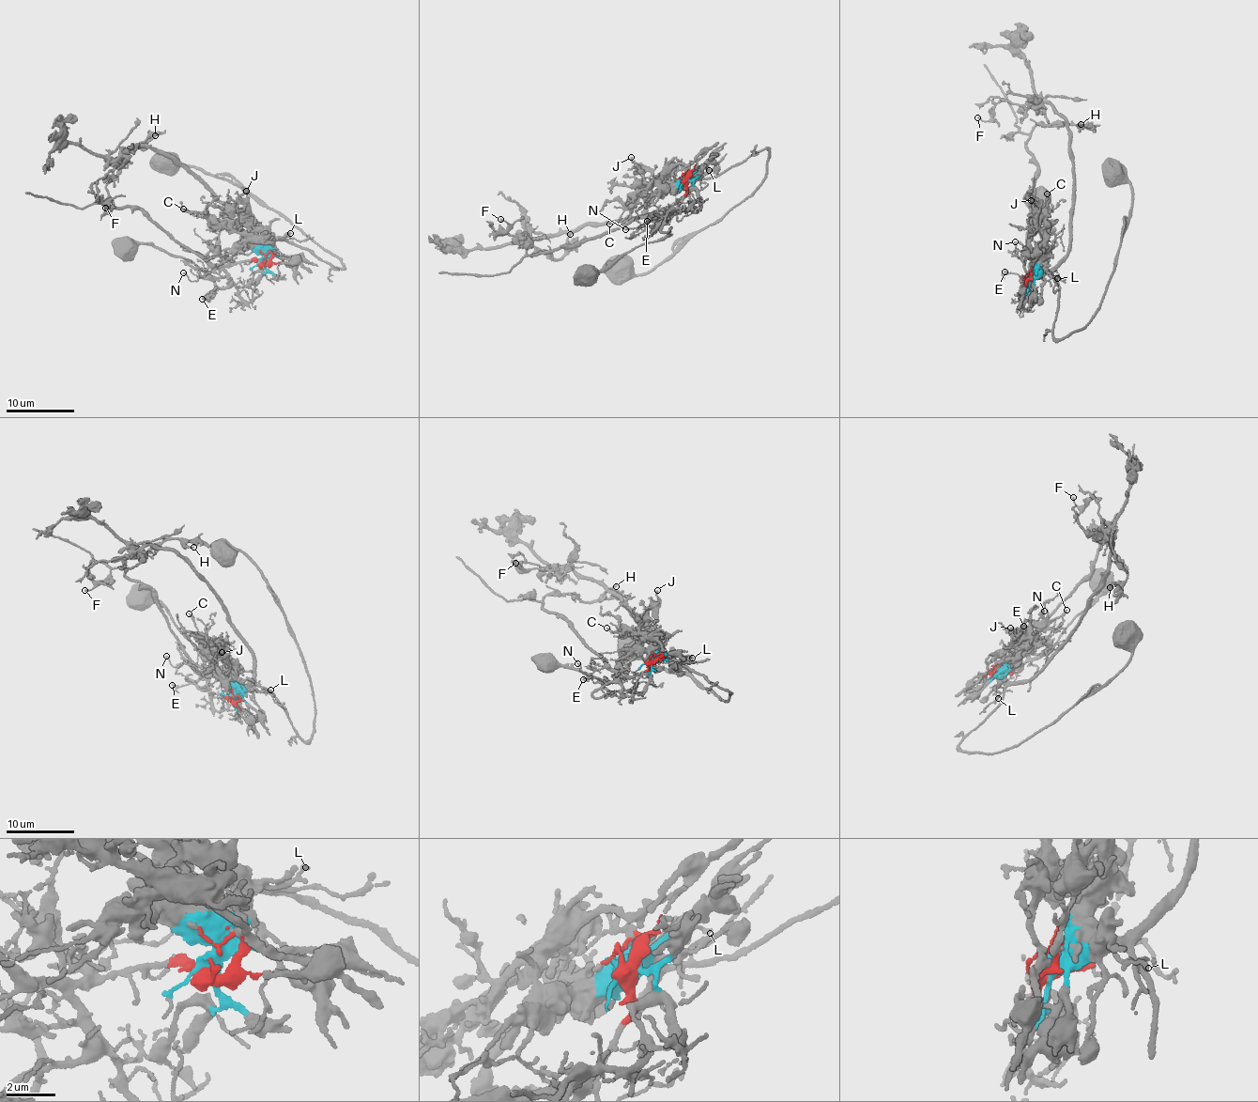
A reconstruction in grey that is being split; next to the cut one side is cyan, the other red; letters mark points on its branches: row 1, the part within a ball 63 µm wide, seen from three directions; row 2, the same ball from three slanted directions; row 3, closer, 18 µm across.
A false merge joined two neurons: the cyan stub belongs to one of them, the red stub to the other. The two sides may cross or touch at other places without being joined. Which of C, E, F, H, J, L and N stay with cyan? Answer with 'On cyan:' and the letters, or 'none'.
On cyan: C, F, J, L

